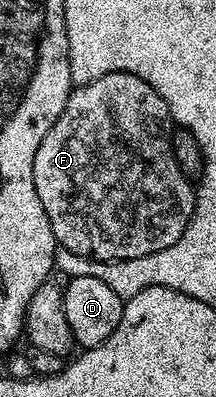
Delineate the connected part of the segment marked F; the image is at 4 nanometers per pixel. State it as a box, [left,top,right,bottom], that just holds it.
[32,72,196,260]

